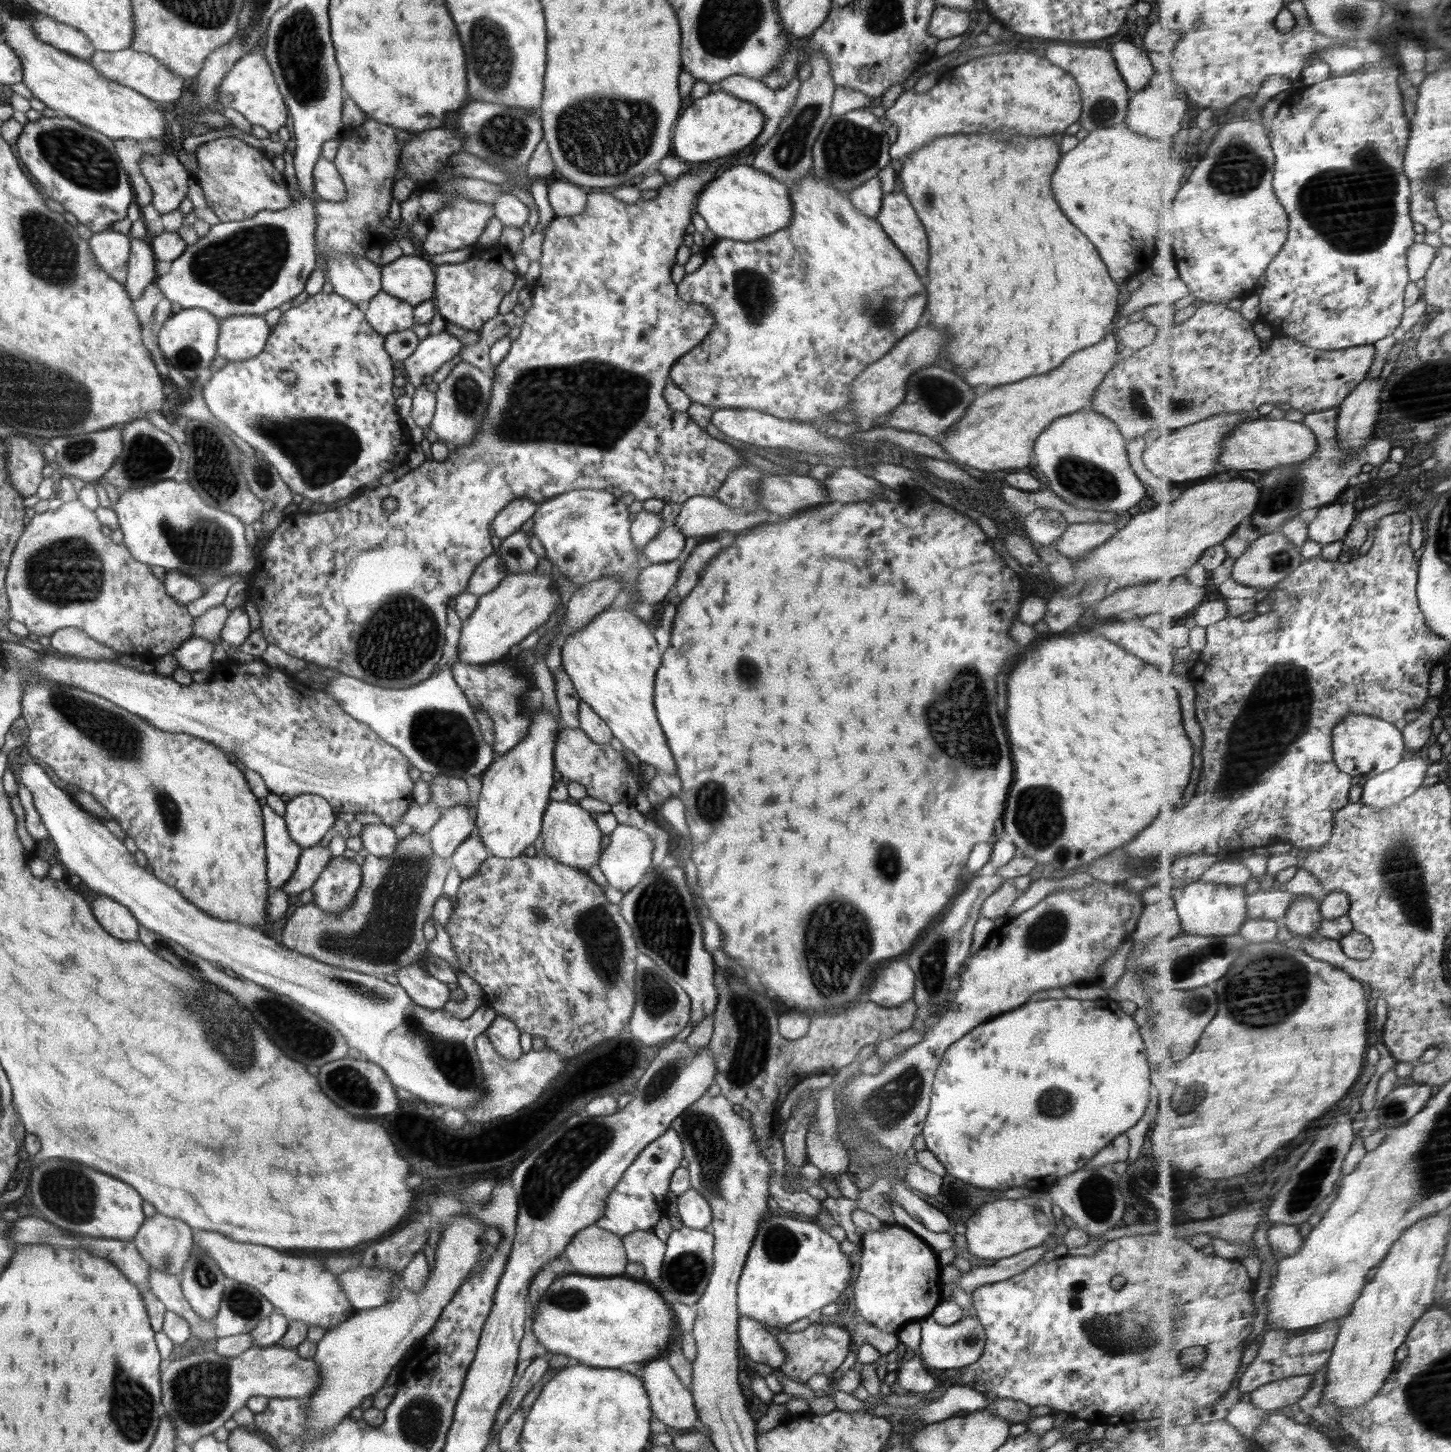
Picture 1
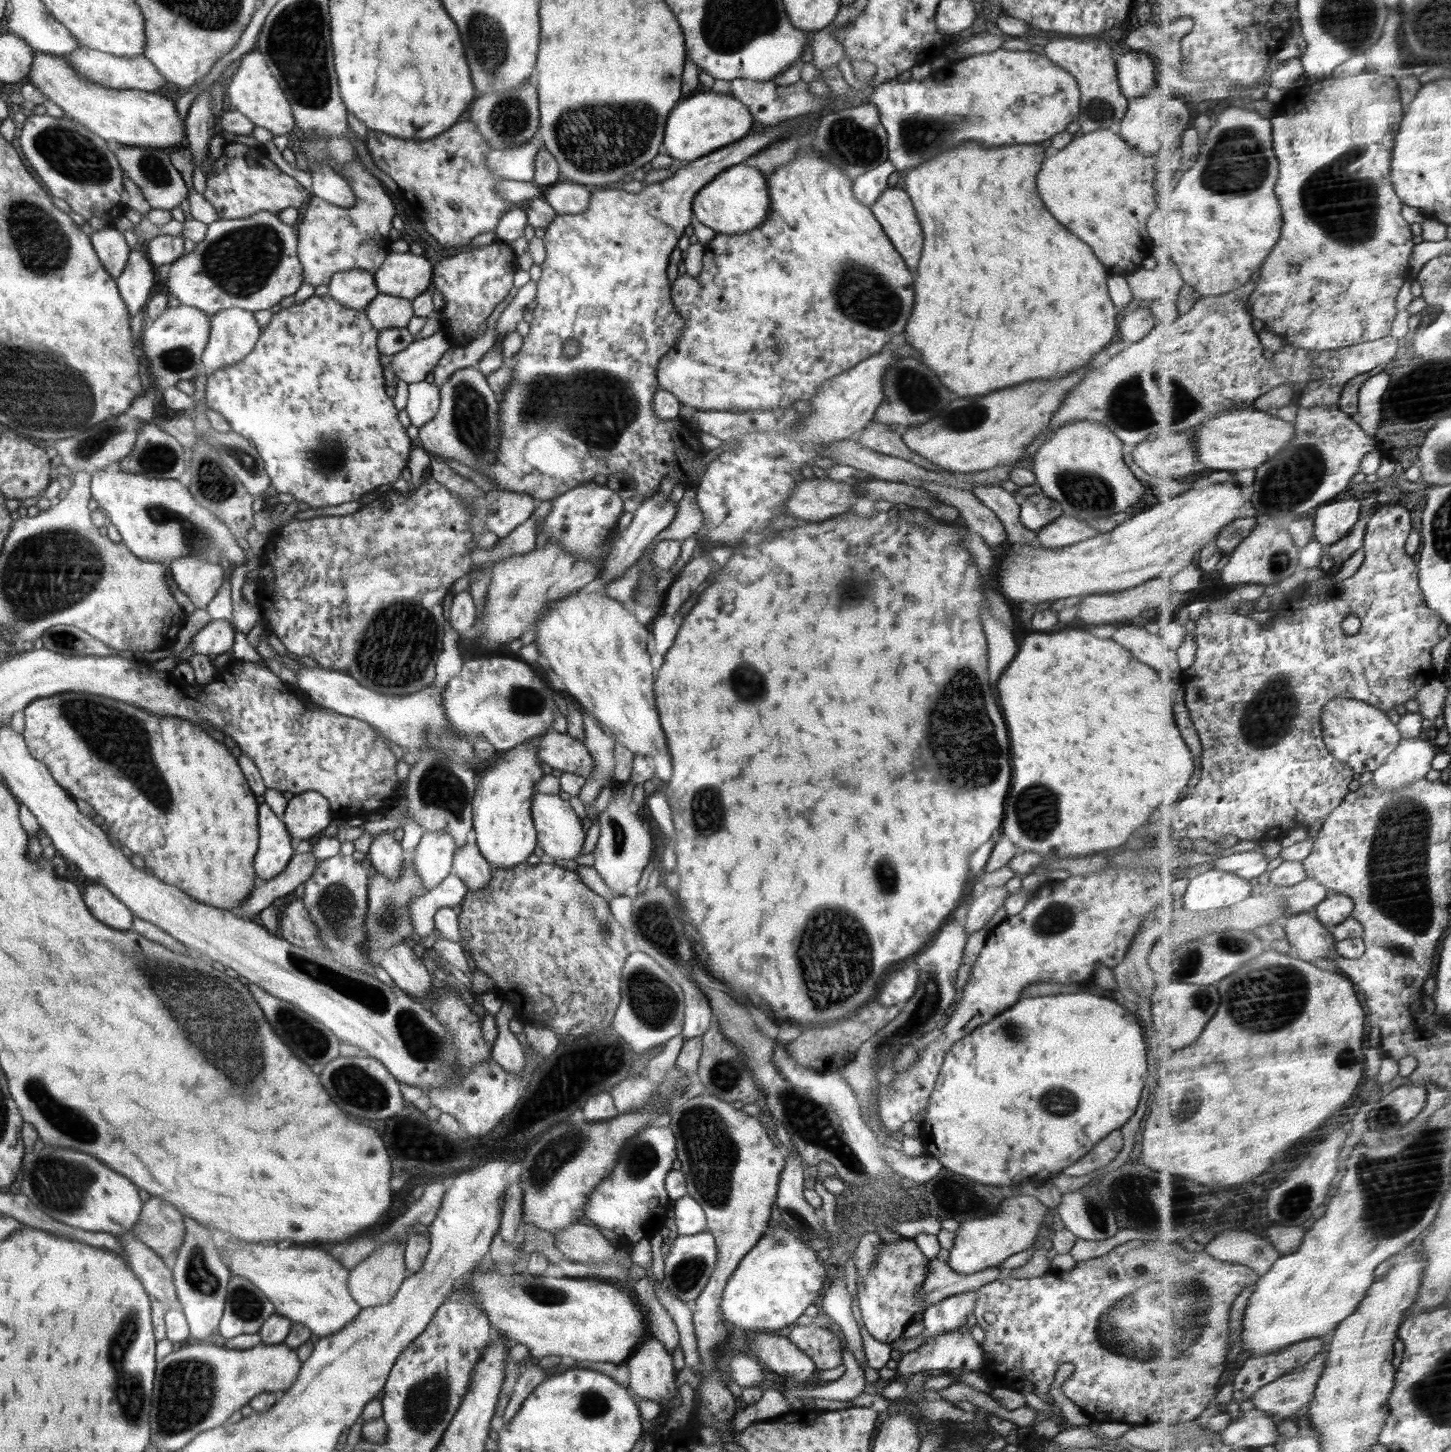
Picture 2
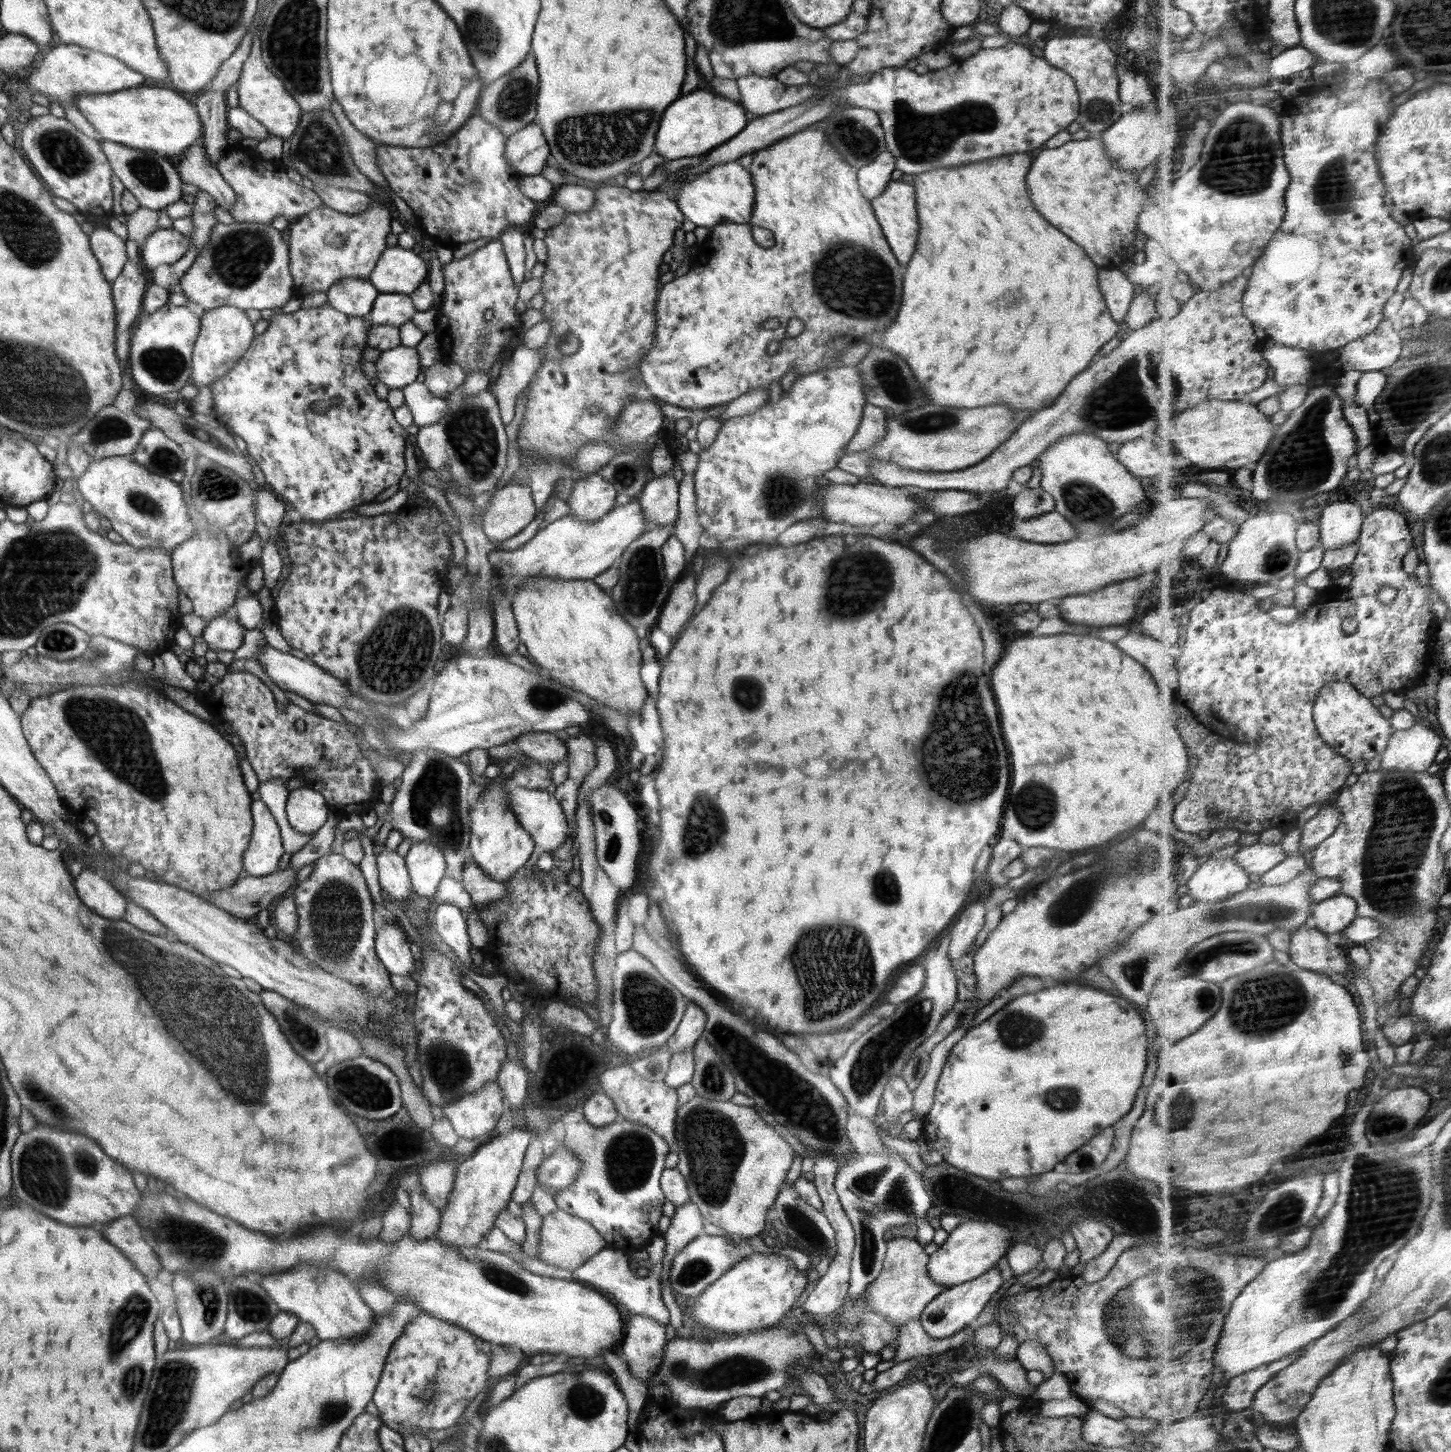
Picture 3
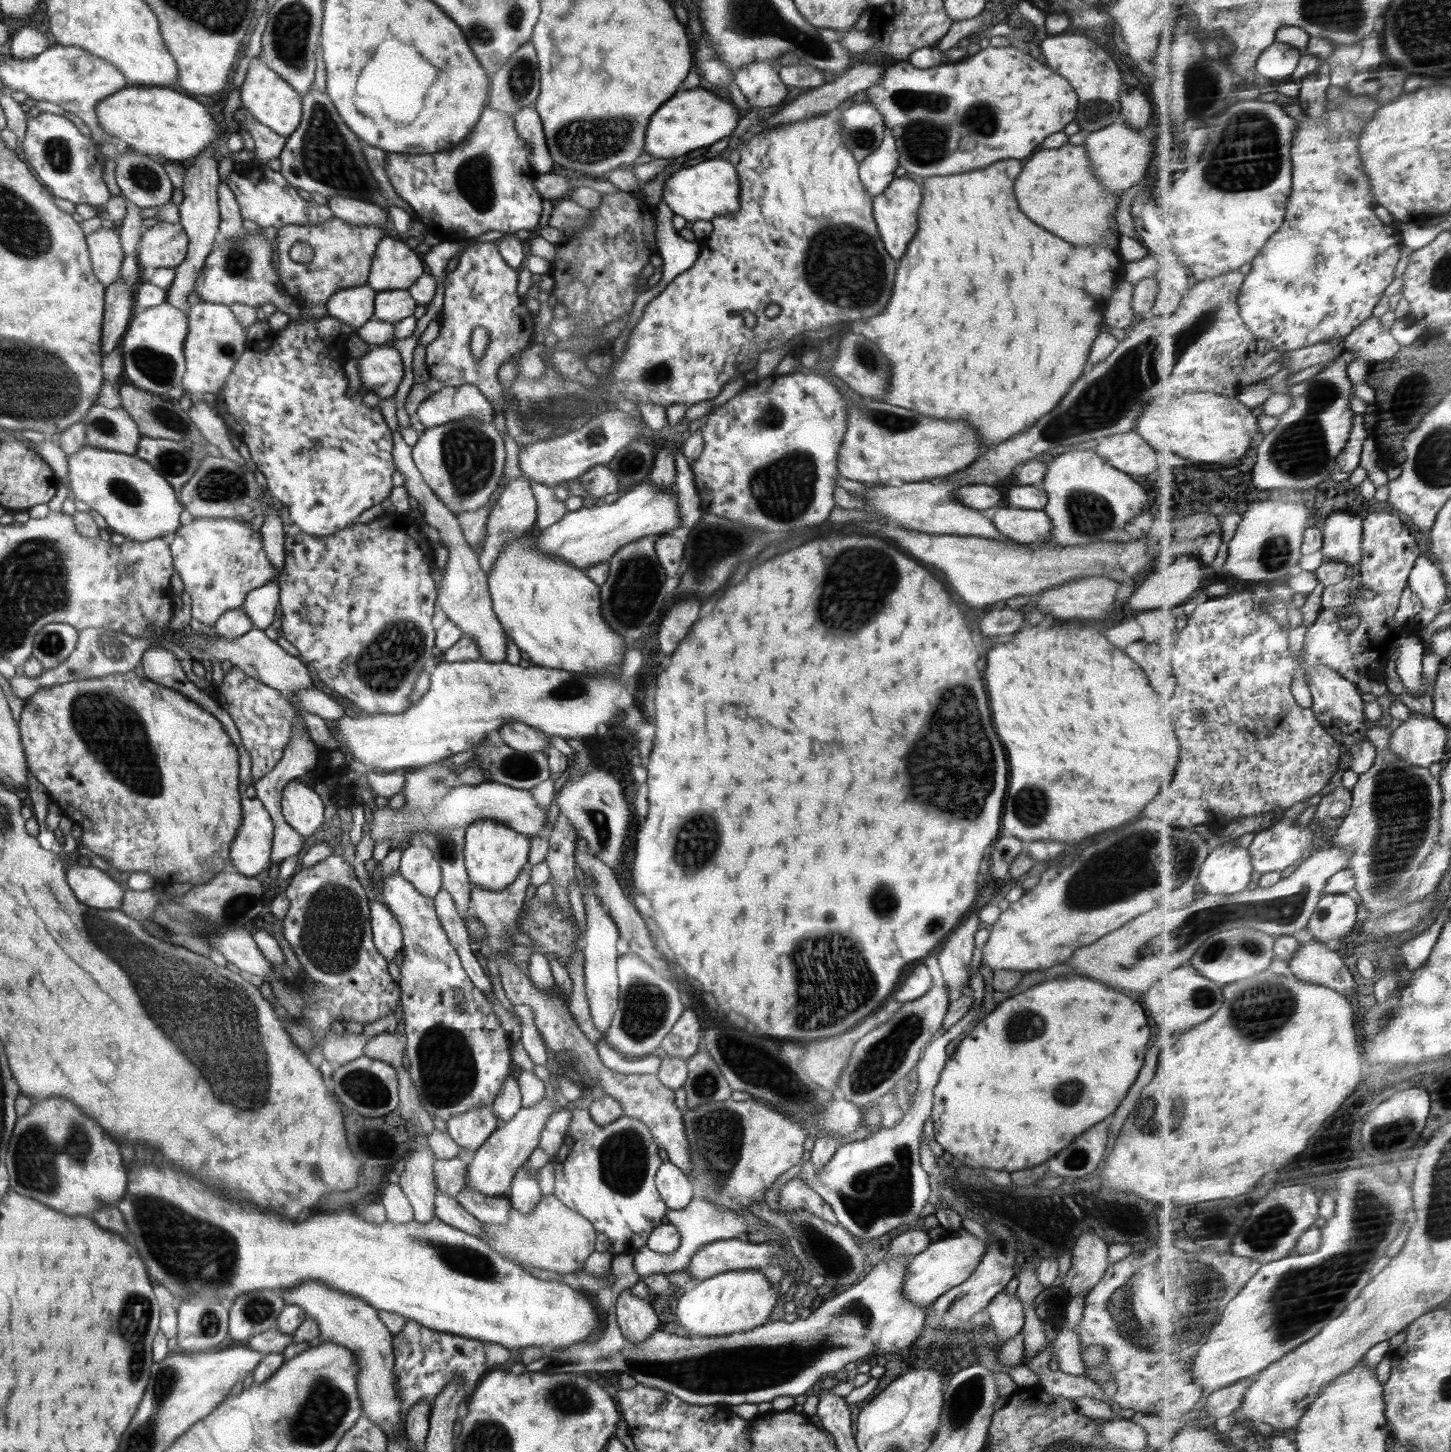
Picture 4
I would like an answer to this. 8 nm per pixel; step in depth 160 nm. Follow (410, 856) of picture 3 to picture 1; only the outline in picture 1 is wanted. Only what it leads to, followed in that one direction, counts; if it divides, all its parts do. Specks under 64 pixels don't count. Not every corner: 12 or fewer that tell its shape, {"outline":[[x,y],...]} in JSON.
{"outline":[[468,806],[446,810],[427,834],[450,862],[474,829]]}

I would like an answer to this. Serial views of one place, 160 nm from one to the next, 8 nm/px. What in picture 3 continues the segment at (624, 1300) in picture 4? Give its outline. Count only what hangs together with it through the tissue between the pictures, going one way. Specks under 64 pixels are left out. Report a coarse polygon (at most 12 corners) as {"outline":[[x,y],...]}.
{"outline":[[629,1316],[618,1350],[646,1384],[662,1364],[671,1332]]}

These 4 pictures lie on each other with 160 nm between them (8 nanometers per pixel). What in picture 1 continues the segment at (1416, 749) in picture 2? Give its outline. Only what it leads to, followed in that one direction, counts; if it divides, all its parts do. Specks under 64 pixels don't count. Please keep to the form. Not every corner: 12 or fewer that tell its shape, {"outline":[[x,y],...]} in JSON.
{"outline":[[1408,751],[1396,768],[1369,778],[1362,800],[1378,809],[1423,788],[1432,760]]}

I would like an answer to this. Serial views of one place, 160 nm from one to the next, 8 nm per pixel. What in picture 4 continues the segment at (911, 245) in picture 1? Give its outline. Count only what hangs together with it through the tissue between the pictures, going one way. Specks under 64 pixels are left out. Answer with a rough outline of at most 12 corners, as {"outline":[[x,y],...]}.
{"outline":[[894,177],[873,197],[886,252],[900,260],[918,232],[921,186]]}

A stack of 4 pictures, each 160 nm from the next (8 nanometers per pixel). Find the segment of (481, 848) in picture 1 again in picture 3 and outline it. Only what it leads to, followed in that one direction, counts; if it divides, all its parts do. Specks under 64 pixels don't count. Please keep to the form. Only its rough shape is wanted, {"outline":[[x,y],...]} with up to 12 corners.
{"outline":[[471,858],[460,881],[480,908],[507,895]]}

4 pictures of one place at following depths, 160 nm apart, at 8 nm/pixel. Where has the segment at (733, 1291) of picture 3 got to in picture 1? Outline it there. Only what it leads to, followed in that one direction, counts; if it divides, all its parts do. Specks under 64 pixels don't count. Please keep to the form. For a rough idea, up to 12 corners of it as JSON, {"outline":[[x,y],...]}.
{"outline":[[762,1219],[740,1316],[775,1330],[836,1303],[853,1270],[816,1223]]}

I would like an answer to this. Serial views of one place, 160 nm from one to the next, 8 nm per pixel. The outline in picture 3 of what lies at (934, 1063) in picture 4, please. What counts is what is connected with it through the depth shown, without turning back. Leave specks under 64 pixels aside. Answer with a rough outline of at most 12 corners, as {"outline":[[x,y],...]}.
{"outline":[[895,1150],[855,1151],[834,1186],[855,1232],[846,1304],[880,1275],[887,1228],[935,1229],[924,1177]]}

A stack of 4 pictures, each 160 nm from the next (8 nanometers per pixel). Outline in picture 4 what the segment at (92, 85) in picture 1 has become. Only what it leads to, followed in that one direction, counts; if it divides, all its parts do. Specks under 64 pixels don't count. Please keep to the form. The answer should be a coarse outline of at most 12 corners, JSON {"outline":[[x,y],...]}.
{"outline":[[124,88],[96,104],[109,136],[180,163],[217,140],[185,92]]}

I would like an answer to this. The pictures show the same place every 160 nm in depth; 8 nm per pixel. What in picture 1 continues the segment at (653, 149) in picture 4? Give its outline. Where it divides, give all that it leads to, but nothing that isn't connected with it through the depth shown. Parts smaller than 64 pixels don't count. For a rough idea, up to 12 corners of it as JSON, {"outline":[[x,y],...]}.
{"outline":[[727,92],[680,114],[674,156],[734,156],[763,131],[762,112]]}

